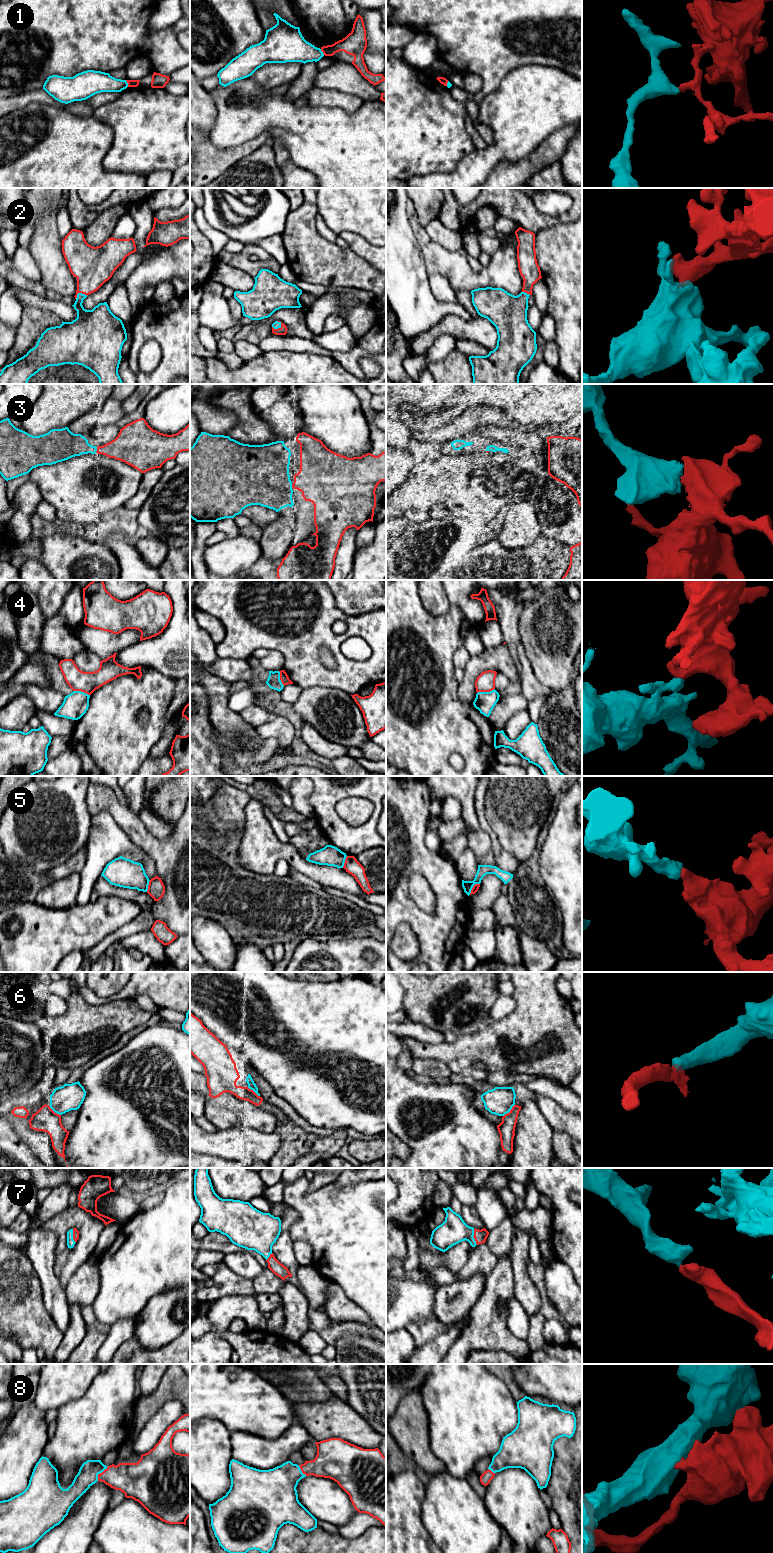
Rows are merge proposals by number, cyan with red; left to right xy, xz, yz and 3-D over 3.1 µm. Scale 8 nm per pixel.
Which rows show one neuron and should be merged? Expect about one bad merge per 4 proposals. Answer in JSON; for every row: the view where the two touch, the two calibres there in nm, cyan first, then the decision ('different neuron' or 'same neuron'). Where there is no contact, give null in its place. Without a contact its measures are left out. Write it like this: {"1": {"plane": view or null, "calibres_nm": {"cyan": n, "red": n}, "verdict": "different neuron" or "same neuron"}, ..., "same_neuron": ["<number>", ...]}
{"1": {"plane": "xy", "calibres_nm": {"cyan": 180, "red": 60}, "verdict": "different neuron"}, "2": {"plane": "xy", "calibres_nm": {"cyan": 220, "red": 320}, "verdict": "same neuron"}, "3": {"plane": "xy", "calibres_nm": {"cyan": 220, "red": 240}, "verdict": "same neuron"}, "4": {"plane": "yz", "calibres_nm": {"cyan": 160, "red": 160}, "verdict": "different neuron"}, "5": {"plane": "yz", "calibres_nm": {"cyan": 90, "red": 50}, "verdict": "different neuron"}, "6": {"plane": "yz", "calibres_nm": {"cyan": 220, "red": 140}, "verdict": "same neuron"}, "7": {"plane": "yz", "calibres_nm": {"cyan": 220, "red": 110}, "verdict": "same neuron"}, "8": {"plane": "xy", "calibres_nm": {"cyan": 160, "red": 260}, "verdict": "same neuron"}, "same_neuron": ["2", "3", "6", "7", "8"]}

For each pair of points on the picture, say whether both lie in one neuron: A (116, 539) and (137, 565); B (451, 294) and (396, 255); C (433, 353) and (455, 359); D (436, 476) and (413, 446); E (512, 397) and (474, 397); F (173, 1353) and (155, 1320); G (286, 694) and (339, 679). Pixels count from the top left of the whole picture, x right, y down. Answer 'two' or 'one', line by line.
A: one
B: two
C: two
D: one
E: one
F: two
G: two

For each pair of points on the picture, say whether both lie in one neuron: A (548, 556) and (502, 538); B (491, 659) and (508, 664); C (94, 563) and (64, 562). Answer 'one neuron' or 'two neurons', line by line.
A: two neurons
B: one neuron
C: one neuron

